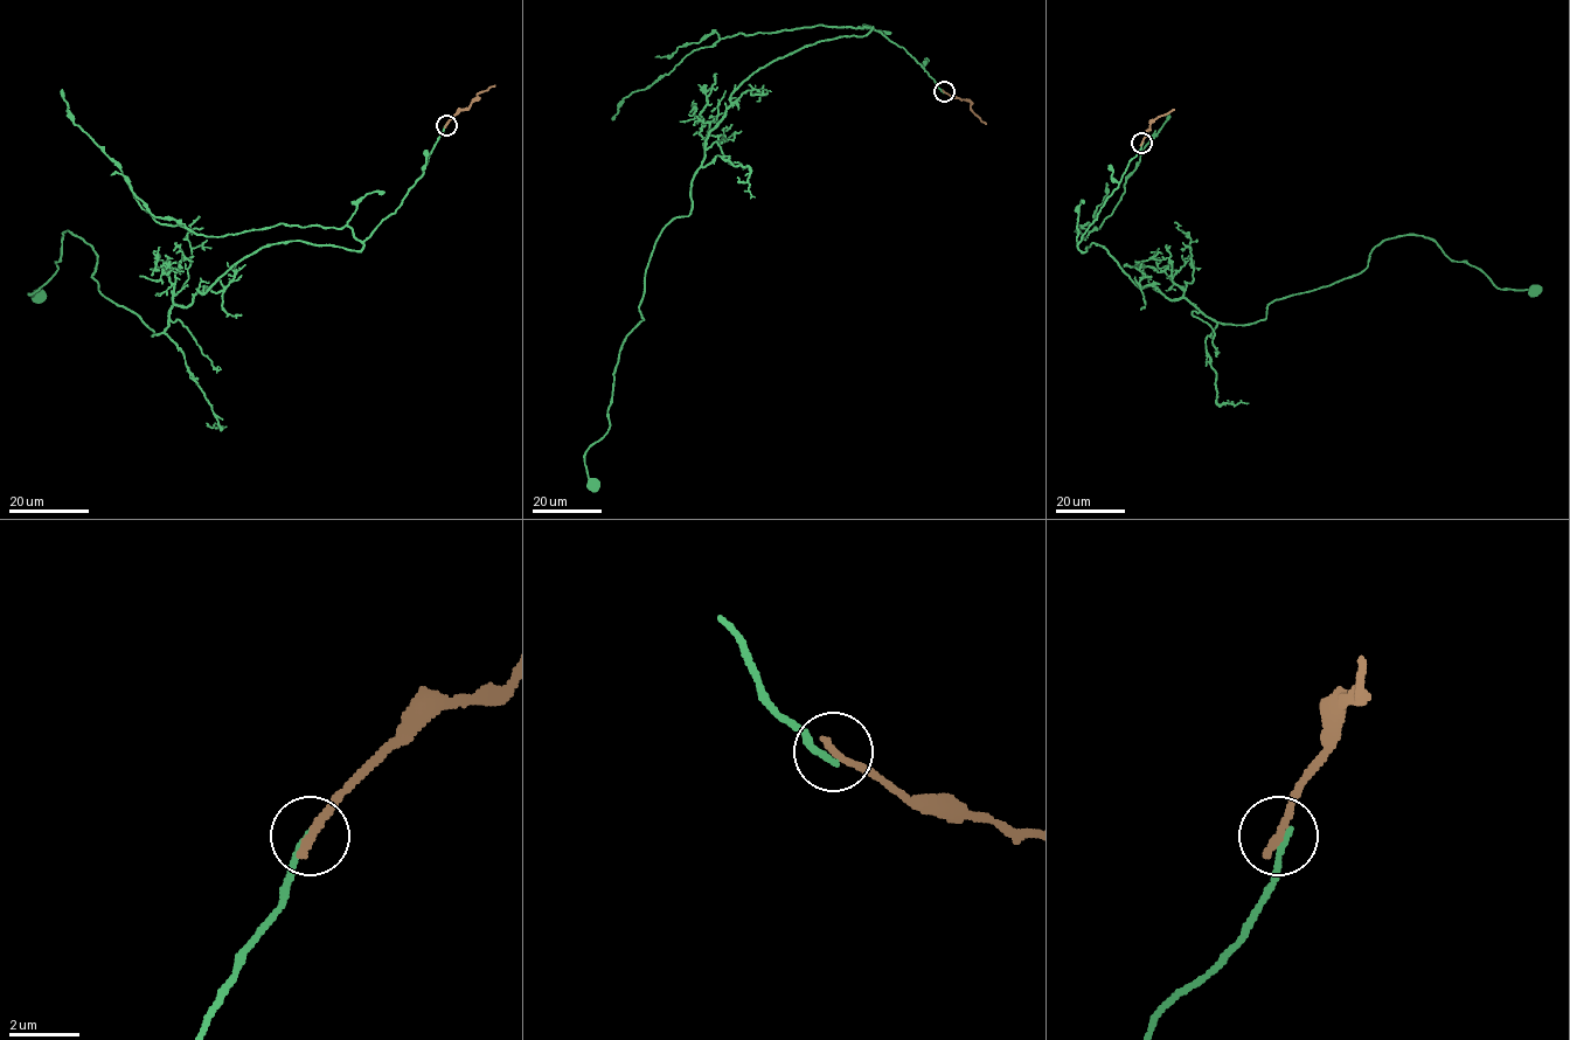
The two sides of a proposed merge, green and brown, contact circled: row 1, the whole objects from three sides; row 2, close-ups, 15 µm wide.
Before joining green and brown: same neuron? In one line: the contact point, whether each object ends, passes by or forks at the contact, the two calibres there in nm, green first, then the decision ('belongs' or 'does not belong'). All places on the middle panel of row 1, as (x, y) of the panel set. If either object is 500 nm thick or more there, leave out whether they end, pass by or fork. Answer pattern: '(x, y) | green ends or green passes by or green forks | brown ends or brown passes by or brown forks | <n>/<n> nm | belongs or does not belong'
(944, 91) | green ends | brown ends | 180/240 nm | does not belong

